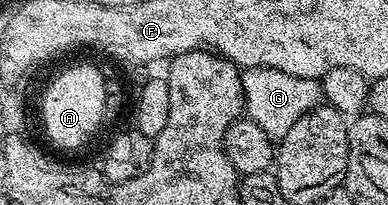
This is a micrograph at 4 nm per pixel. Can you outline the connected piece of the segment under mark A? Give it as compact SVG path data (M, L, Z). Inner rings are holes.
M77 63L74 67L62 66L48 81L47 88L49 91L39 96L39 103L45 107L45 115L39 119L40 126L62 145L62 152L69 153L83 146L100 129L101 122L106 122L107 78L89 63Z

